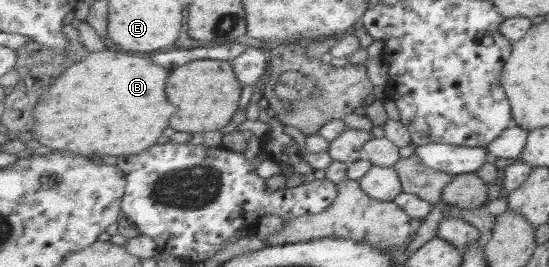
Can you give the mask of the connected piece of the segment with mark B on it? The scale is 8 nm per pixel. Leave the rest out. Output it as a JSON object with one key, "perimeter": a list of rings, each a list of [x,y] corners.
{"perimeter":[[[117,47],[90,53],[80,64],[64,72],[64,76],[60,76],[56,84],[41,96],[35,110],[38,126],[33,132],[34,139],[56,151],[72,151],[96,159],[104,155],[119,158],[144,152],[158,144],[164,130],[170,128],[170,118],[178,112],[178,107],[171,103],[166,92],[168,78],[170,72],[164,66],[154,64],[150,58],[136,54],[130,56],[128,51]]]}

